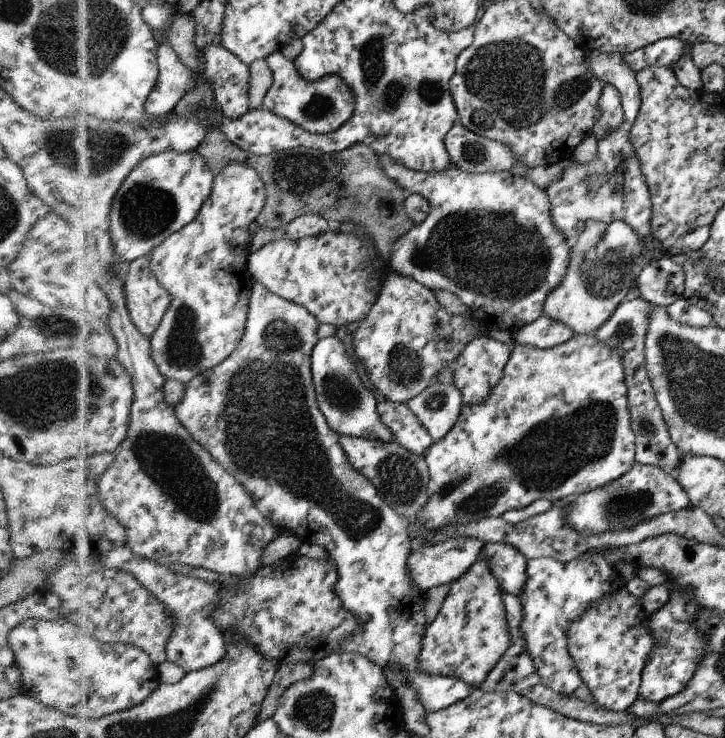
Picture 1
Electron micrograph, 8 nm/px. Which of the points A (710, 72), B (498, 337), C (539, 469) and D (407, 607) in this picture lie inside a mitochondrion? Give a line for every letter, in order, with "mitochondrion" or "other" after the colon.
A: other
B: other
C: mitochondrion
D: other

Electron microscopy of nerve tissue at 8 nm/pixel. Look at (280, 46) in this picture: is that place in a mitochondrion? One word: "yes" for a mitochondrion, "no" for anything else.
no

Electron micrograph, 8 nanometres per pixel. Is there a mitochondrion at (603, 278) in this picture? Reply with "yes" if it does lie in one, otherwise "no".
yes

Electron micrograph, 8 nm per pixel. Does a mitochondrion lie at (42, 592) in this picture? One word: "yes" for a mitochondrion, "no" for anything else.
no

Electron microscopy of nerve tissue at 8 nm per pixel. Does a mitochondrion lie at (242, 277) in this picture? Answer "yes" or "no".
no

